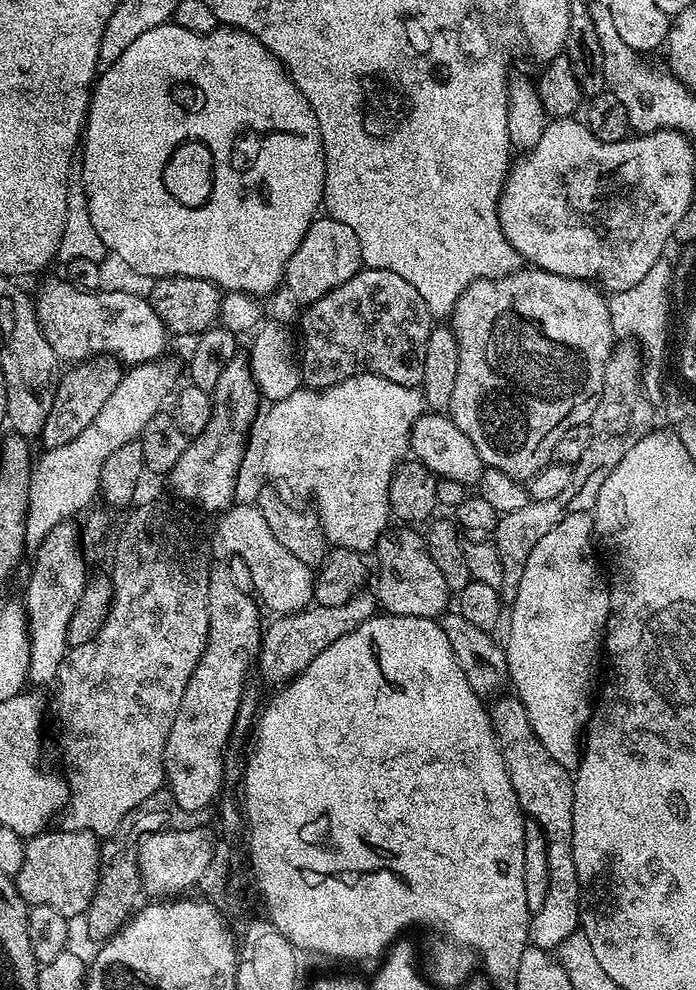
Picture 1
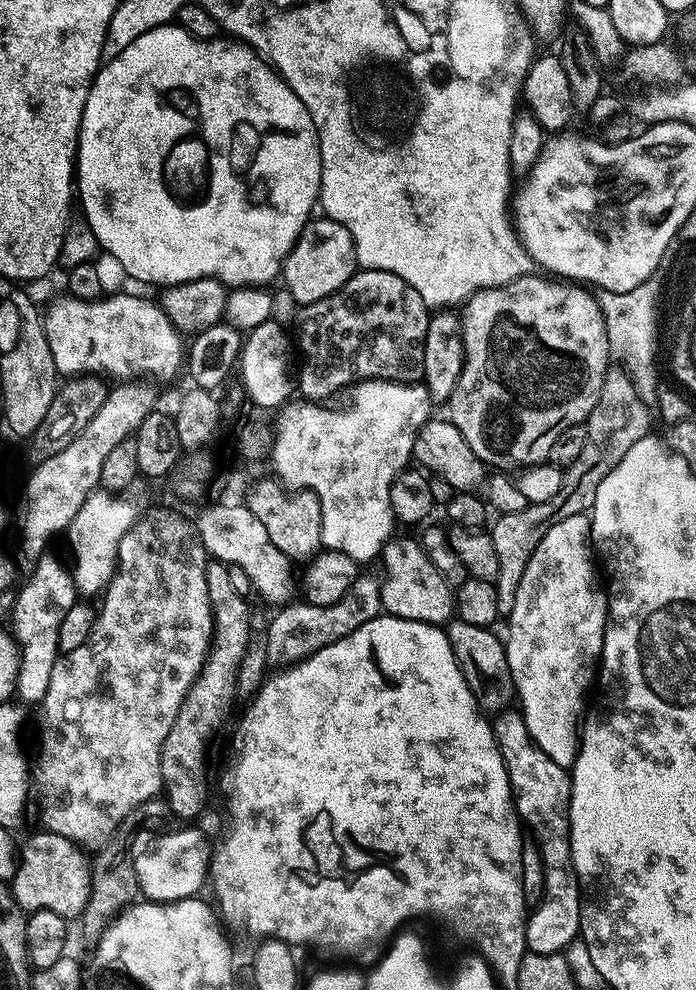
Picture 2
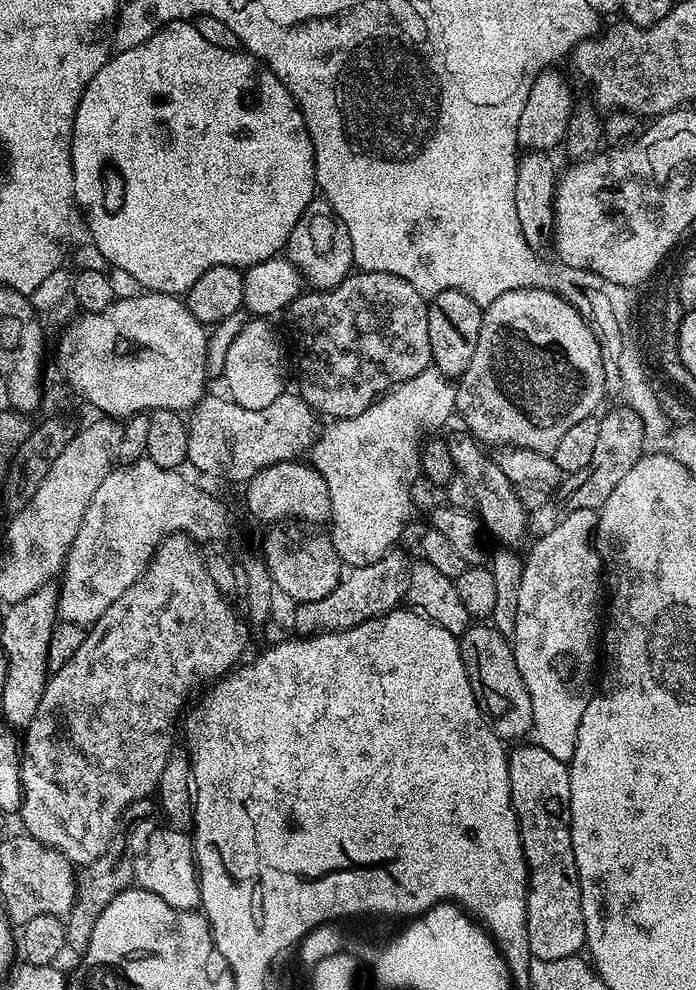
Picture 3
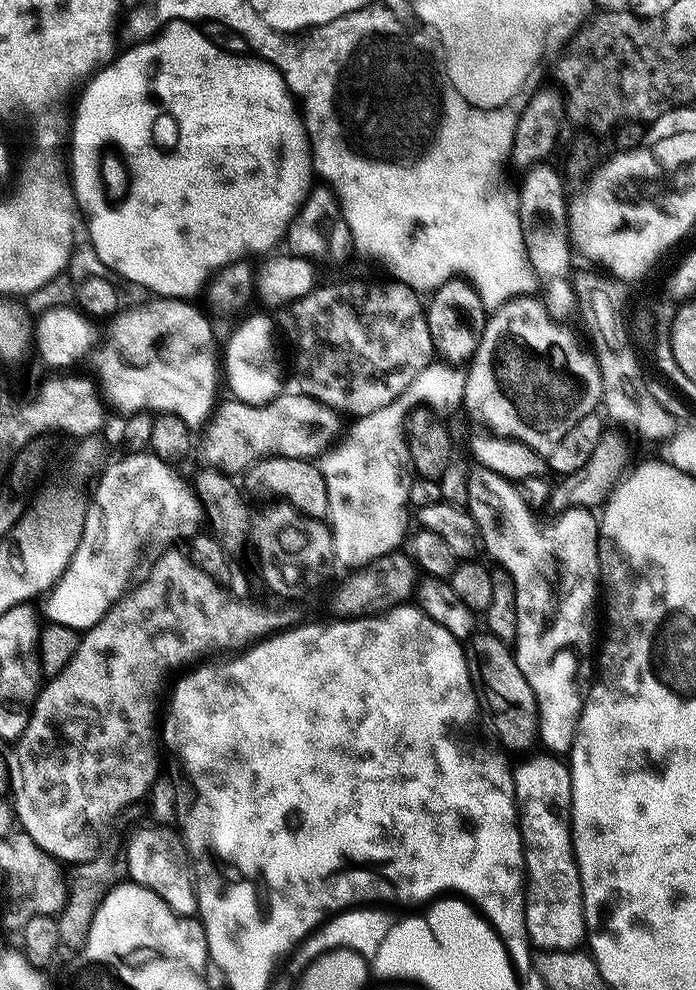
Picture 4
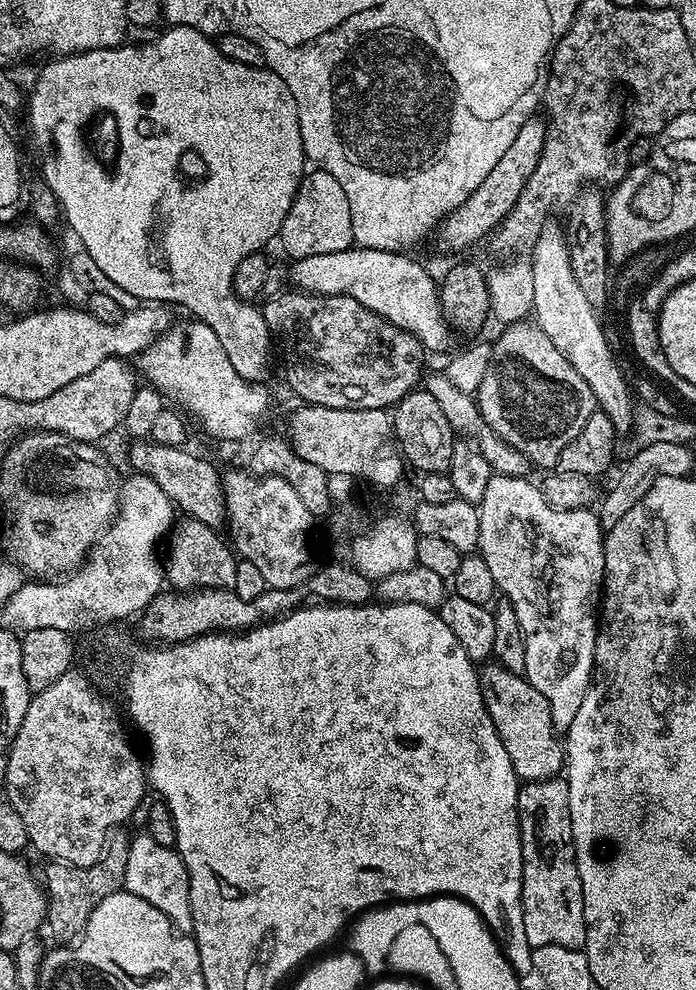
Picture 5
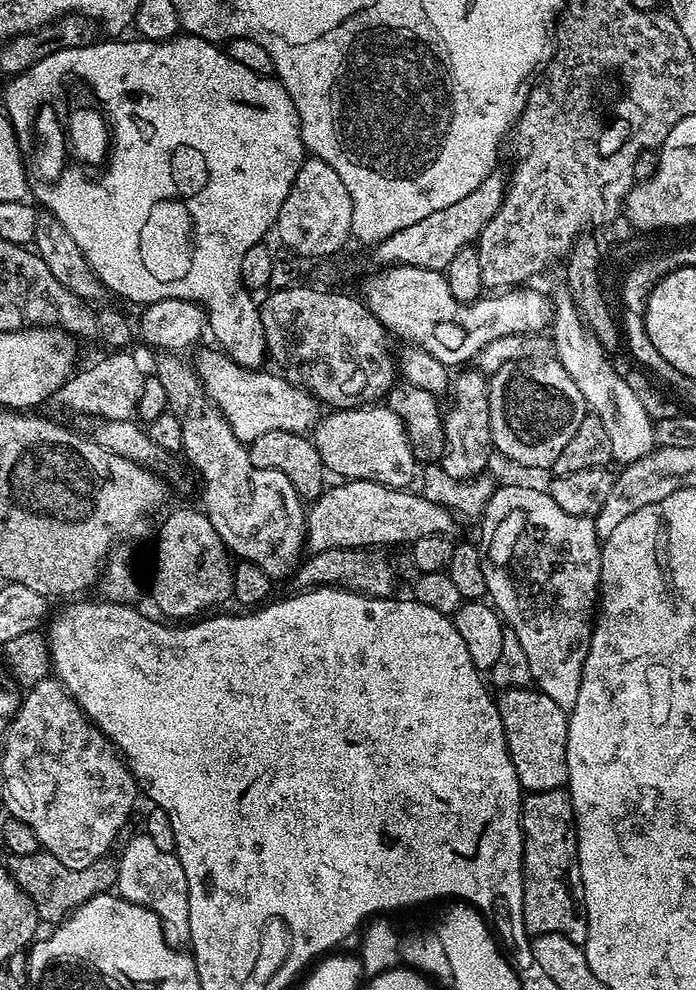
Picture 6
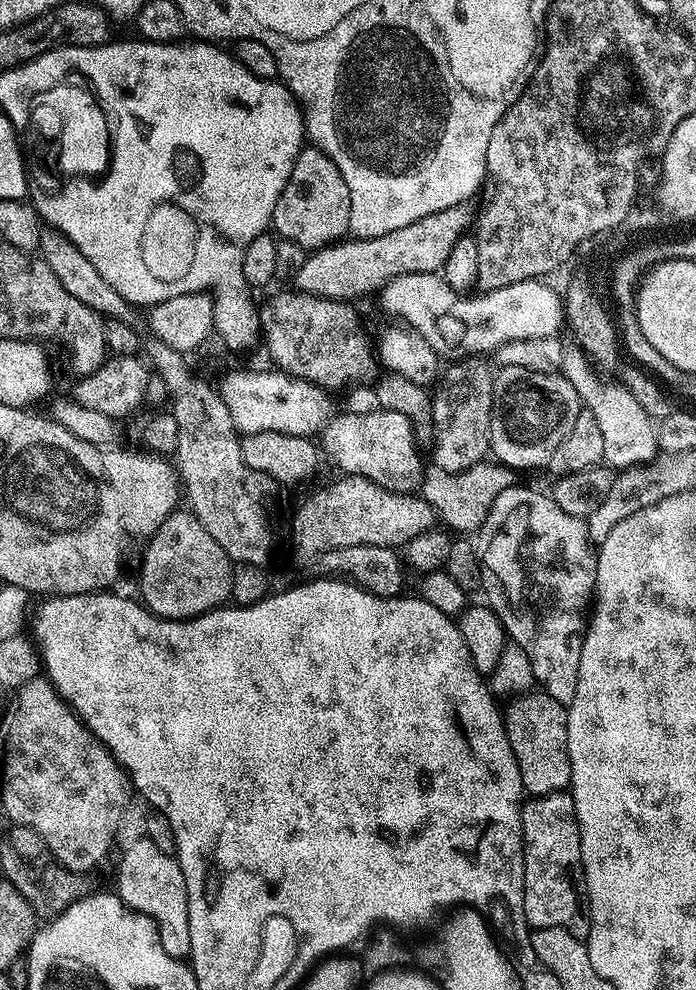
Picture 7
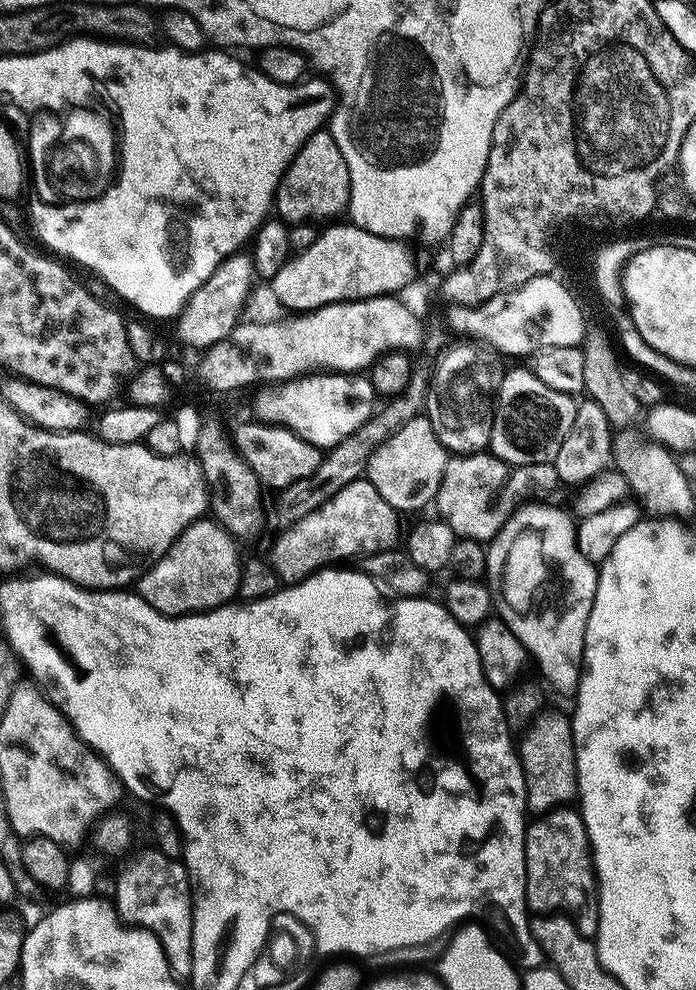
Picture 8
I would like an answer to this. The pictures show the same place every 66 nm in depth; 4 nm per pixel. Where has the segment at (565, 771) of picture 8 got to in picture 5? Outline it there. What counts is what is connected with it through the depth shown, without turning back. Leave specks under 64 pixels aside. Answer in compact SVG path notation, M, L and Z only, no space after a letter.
M485 663L479 674L482 698L486 702L490 722L494 722L494 730L498 730L502 746L506 746L506 754L510 754L517 777L524 782L559 777L566 768L566 748L561 737L560 740L556 737L559 736L558 730L552 721L546 698L542 698L541 692L534 690L523 675L512 673L500 663Z

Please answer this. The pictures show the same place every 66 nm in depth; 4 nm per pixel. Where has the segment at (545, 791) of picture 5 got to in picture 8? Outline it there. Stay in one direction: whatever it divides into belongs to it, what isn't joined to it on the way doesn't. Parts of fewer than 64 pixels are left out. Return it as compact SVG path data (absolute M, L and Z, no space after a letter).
M557 806L551 812L546 812L535 817L536 821L529 823L526 827L526 838L524 845L526 846L526 902L528 903L528 911L532 914L559 914L567 916L574 922L574 926L578 930L578 934L589 938L595 937L596 927L598 926L598 914L596 913L596 873L592 866L592 849L588 847L588 835L586 834L586 826L583 818L580 817L579 811L572 806Z

